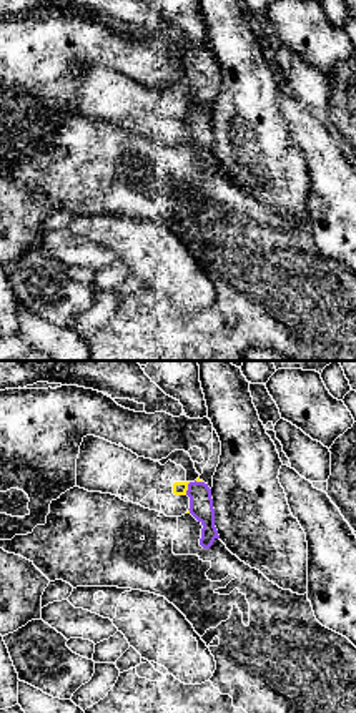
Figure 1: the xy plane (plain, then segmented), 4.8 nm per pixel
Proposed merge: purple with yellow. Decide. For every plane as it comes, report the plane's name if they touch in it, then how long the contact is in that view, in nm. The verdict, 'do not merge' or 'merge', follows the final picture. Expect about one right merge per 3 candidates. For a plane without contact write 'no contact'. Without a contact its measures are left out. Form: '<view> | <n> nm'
xy | 70 nm

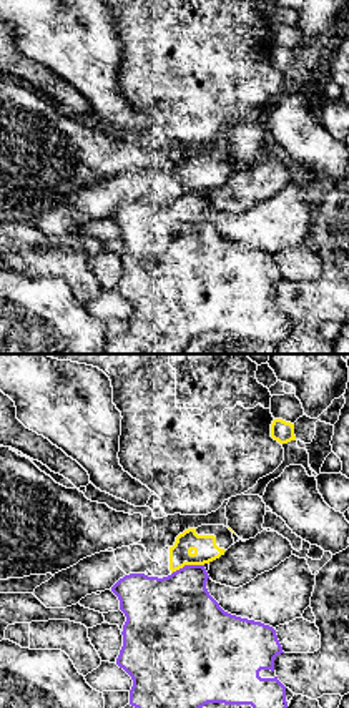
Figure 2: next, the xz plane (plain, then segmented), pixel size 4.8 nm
xz | 170 nm

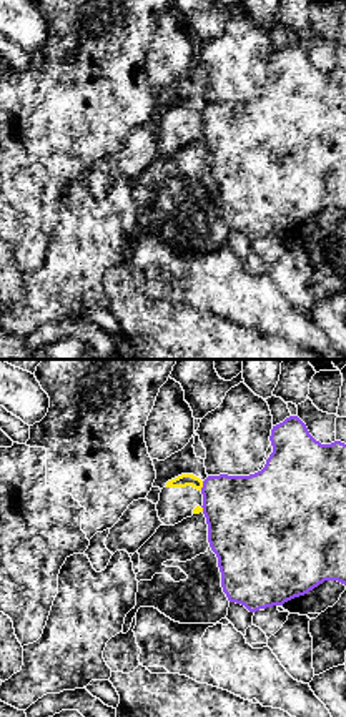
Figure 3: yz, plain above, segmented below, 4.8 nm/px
yz | 50 nm

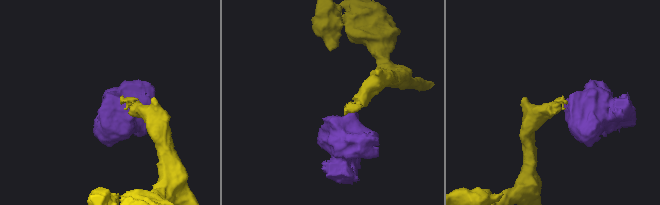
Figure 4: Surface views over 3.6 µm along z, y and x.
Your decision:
do not merge

